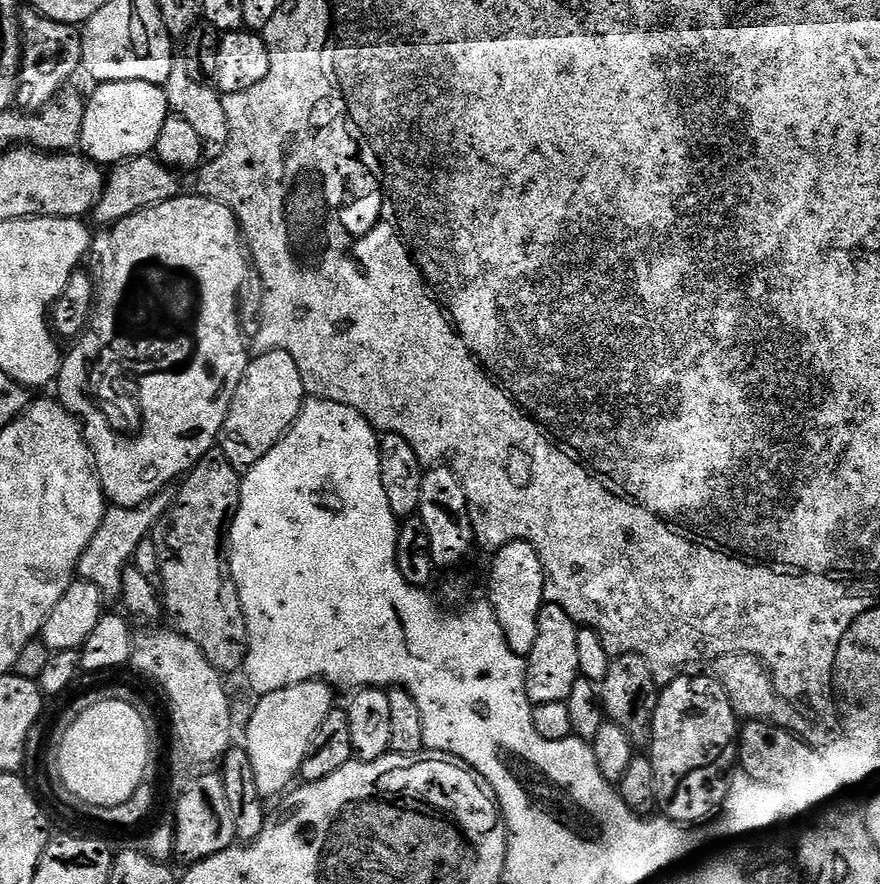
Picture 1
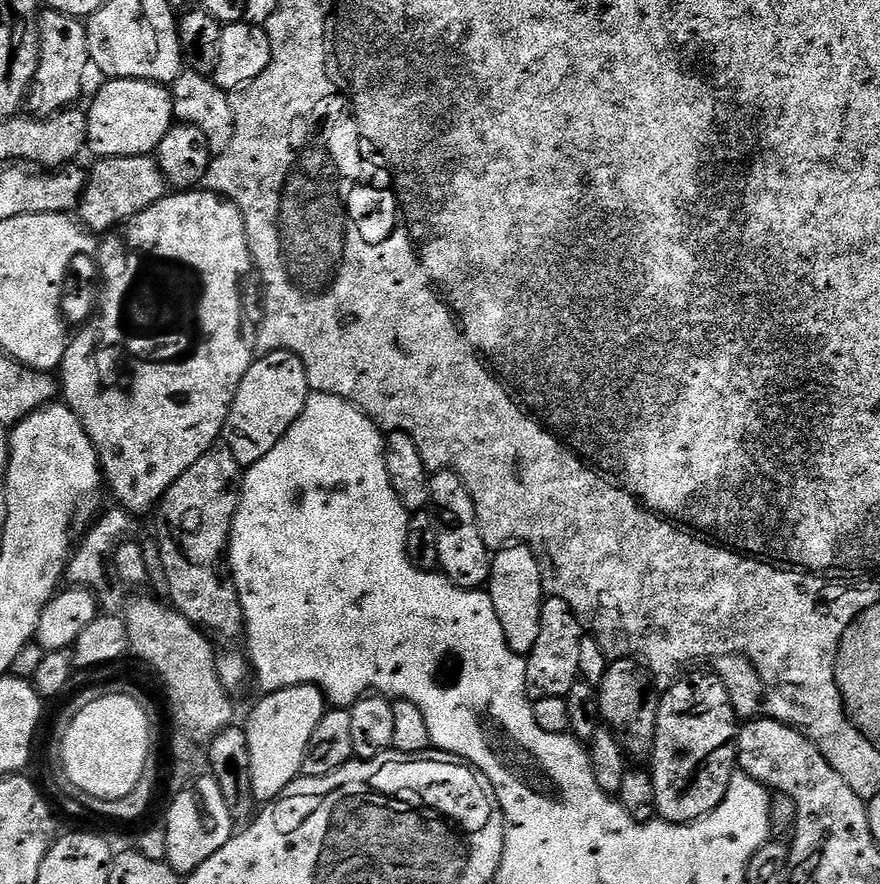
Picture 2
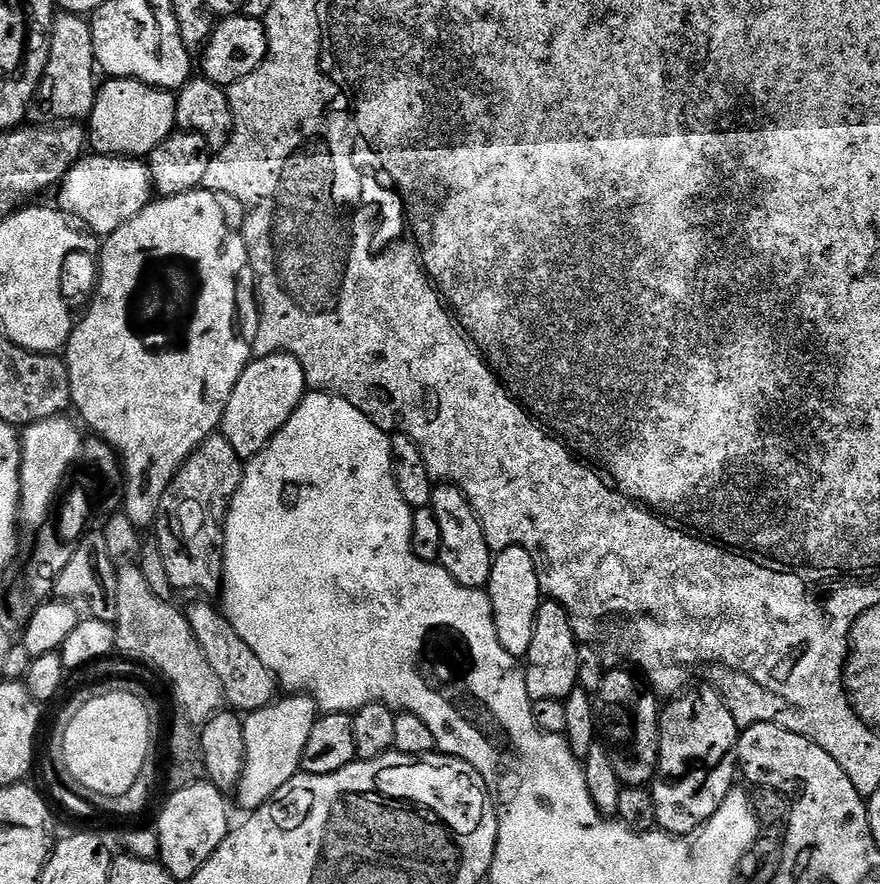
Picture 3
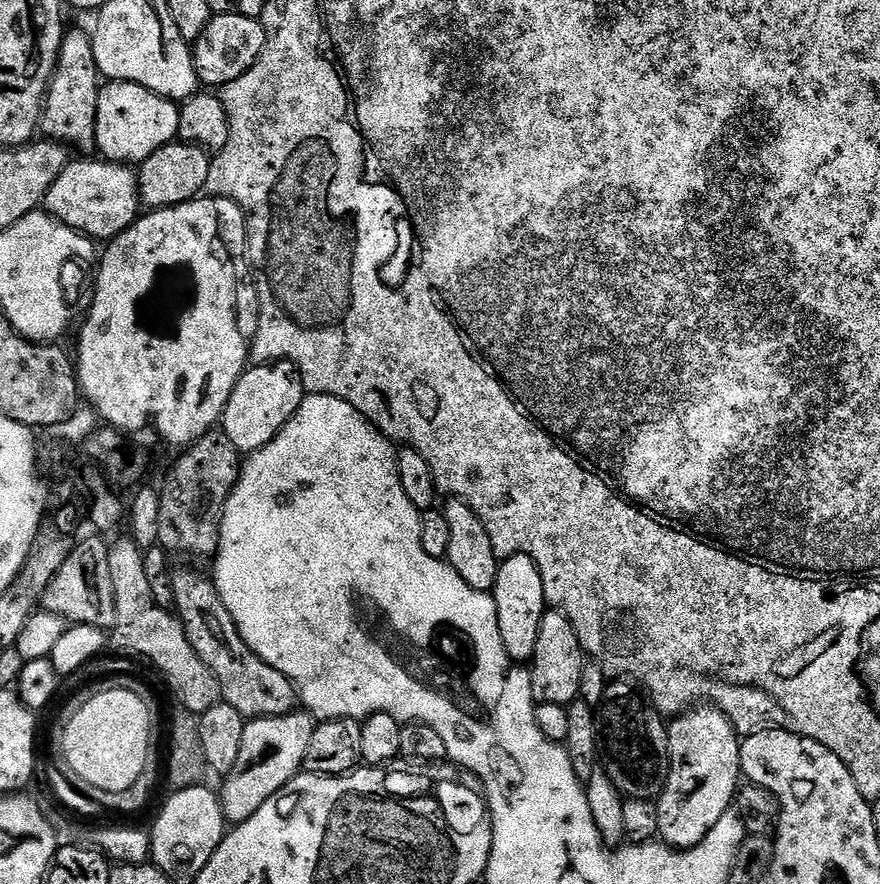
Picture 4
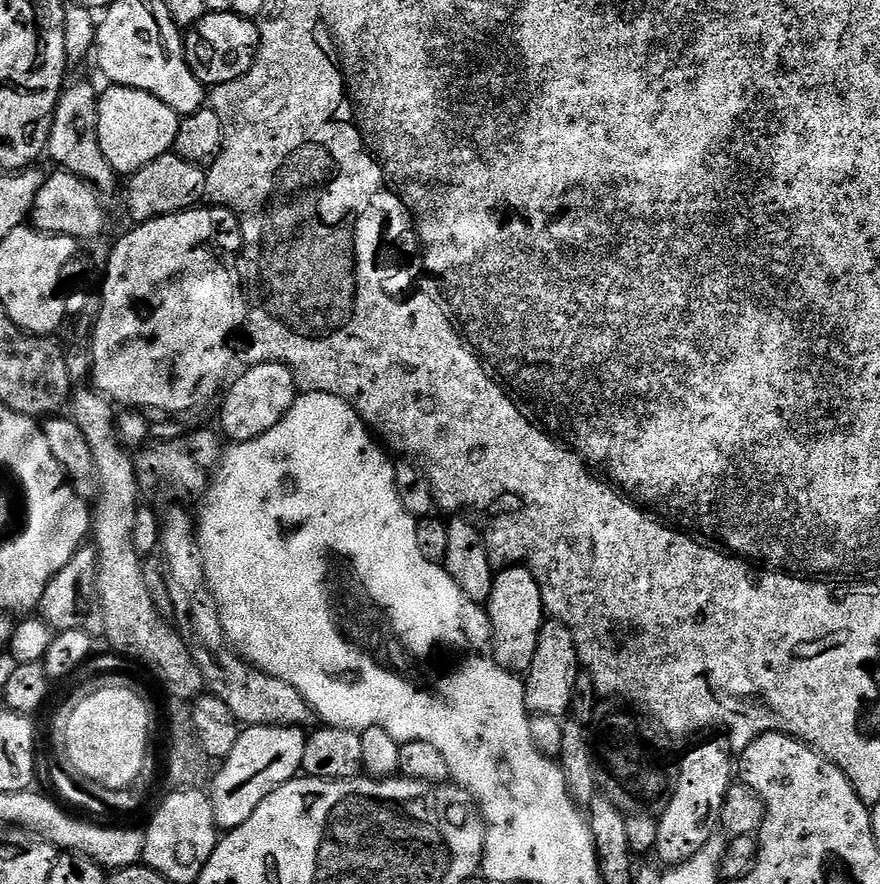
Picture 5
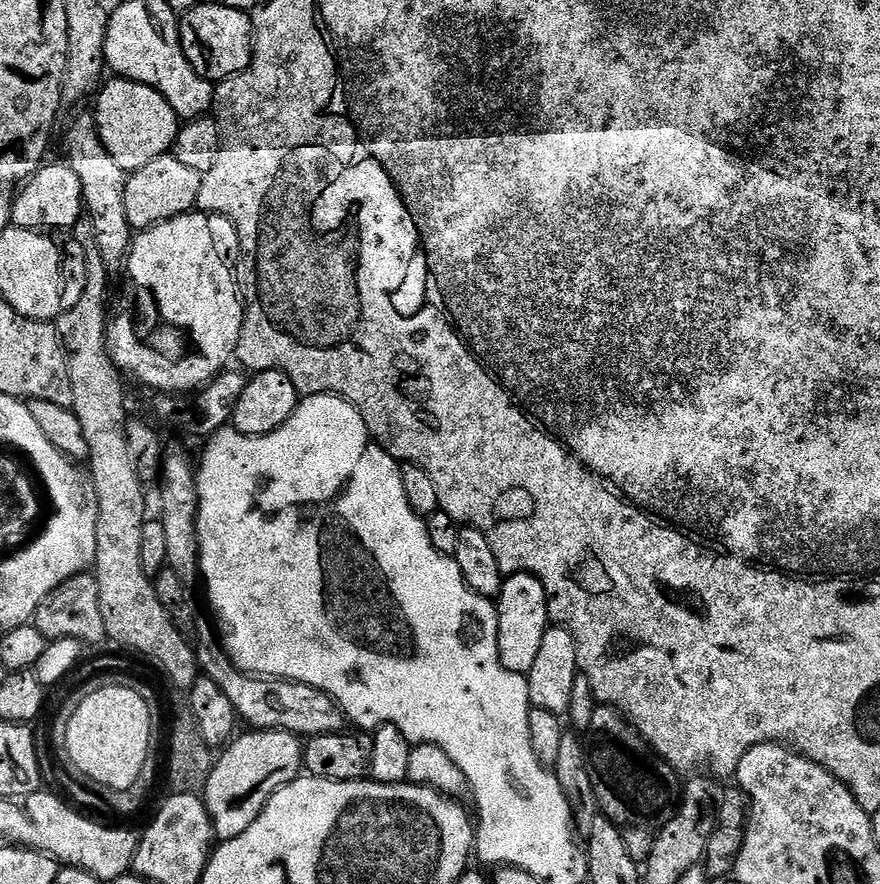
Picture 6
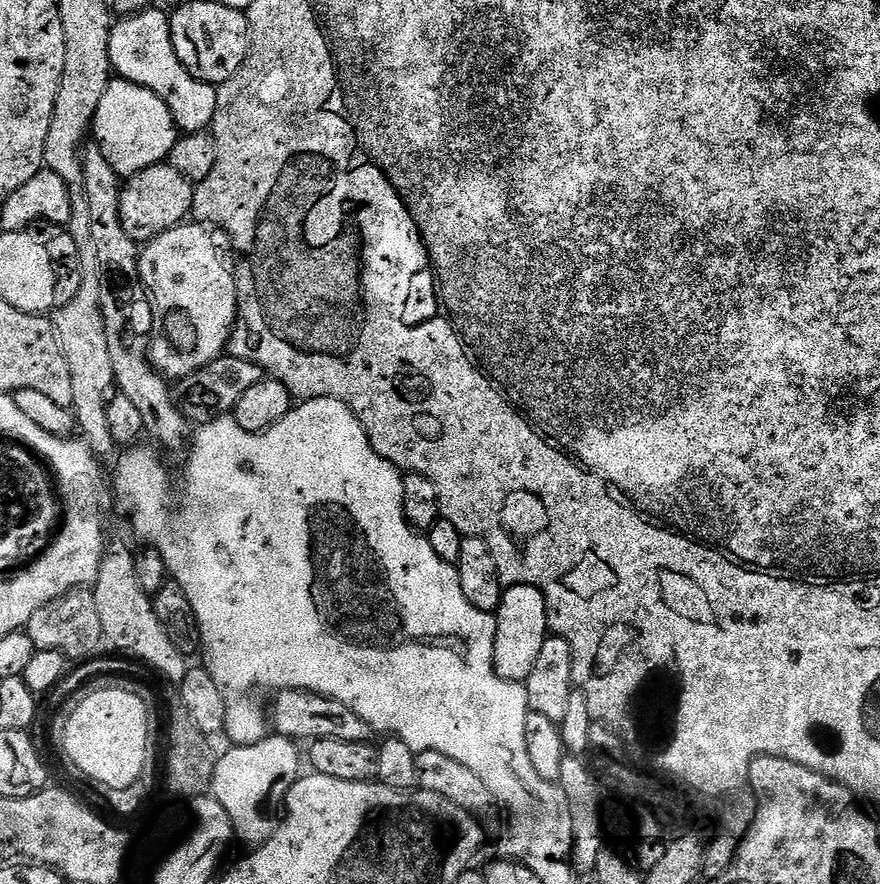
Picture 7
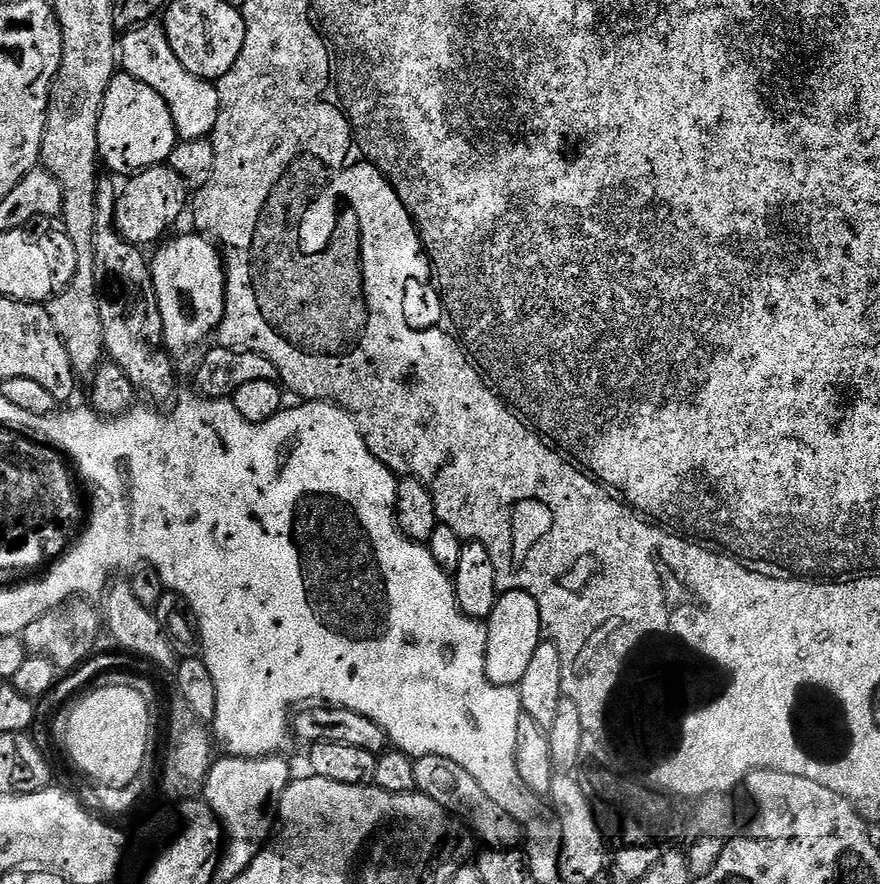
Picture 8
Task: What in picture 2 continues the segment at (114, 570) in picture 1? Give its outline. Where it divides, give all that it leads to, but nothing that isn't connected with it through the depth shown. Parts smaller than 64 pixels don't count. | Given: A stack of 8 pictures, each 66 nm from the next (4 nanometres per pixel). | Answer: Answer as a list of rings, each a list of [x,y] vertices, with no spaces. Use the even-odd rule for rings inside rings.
[[[112,506],[112,509],[85,534],[84,541],[81,544],[79,541],[68,562],[67,583],[91,592],[96,597],[99,611],[104,614],[119,613],[126,603],[126,595],[124,596],[126,588],[116,579],[112,567],[112,555],[116,553],[116,547],[131,533],[128,531],[132,528],[132,520],[134,520],[133,513],[119,506]]]

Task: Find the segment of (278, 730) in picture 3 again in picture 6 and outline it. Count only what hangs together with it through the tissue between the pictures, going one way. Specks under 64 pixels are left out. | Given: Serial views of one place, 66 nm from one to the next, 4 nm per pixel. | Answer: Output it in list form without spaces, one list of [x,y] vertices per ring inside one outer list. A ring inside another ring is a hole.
[[[248,730],[245,733],[237,735],[212,765],[202,796],[213,817],[245,816],[245,821],[257,820],[269,807],[273,794],[301,775],[301,737],[291,732]]]

